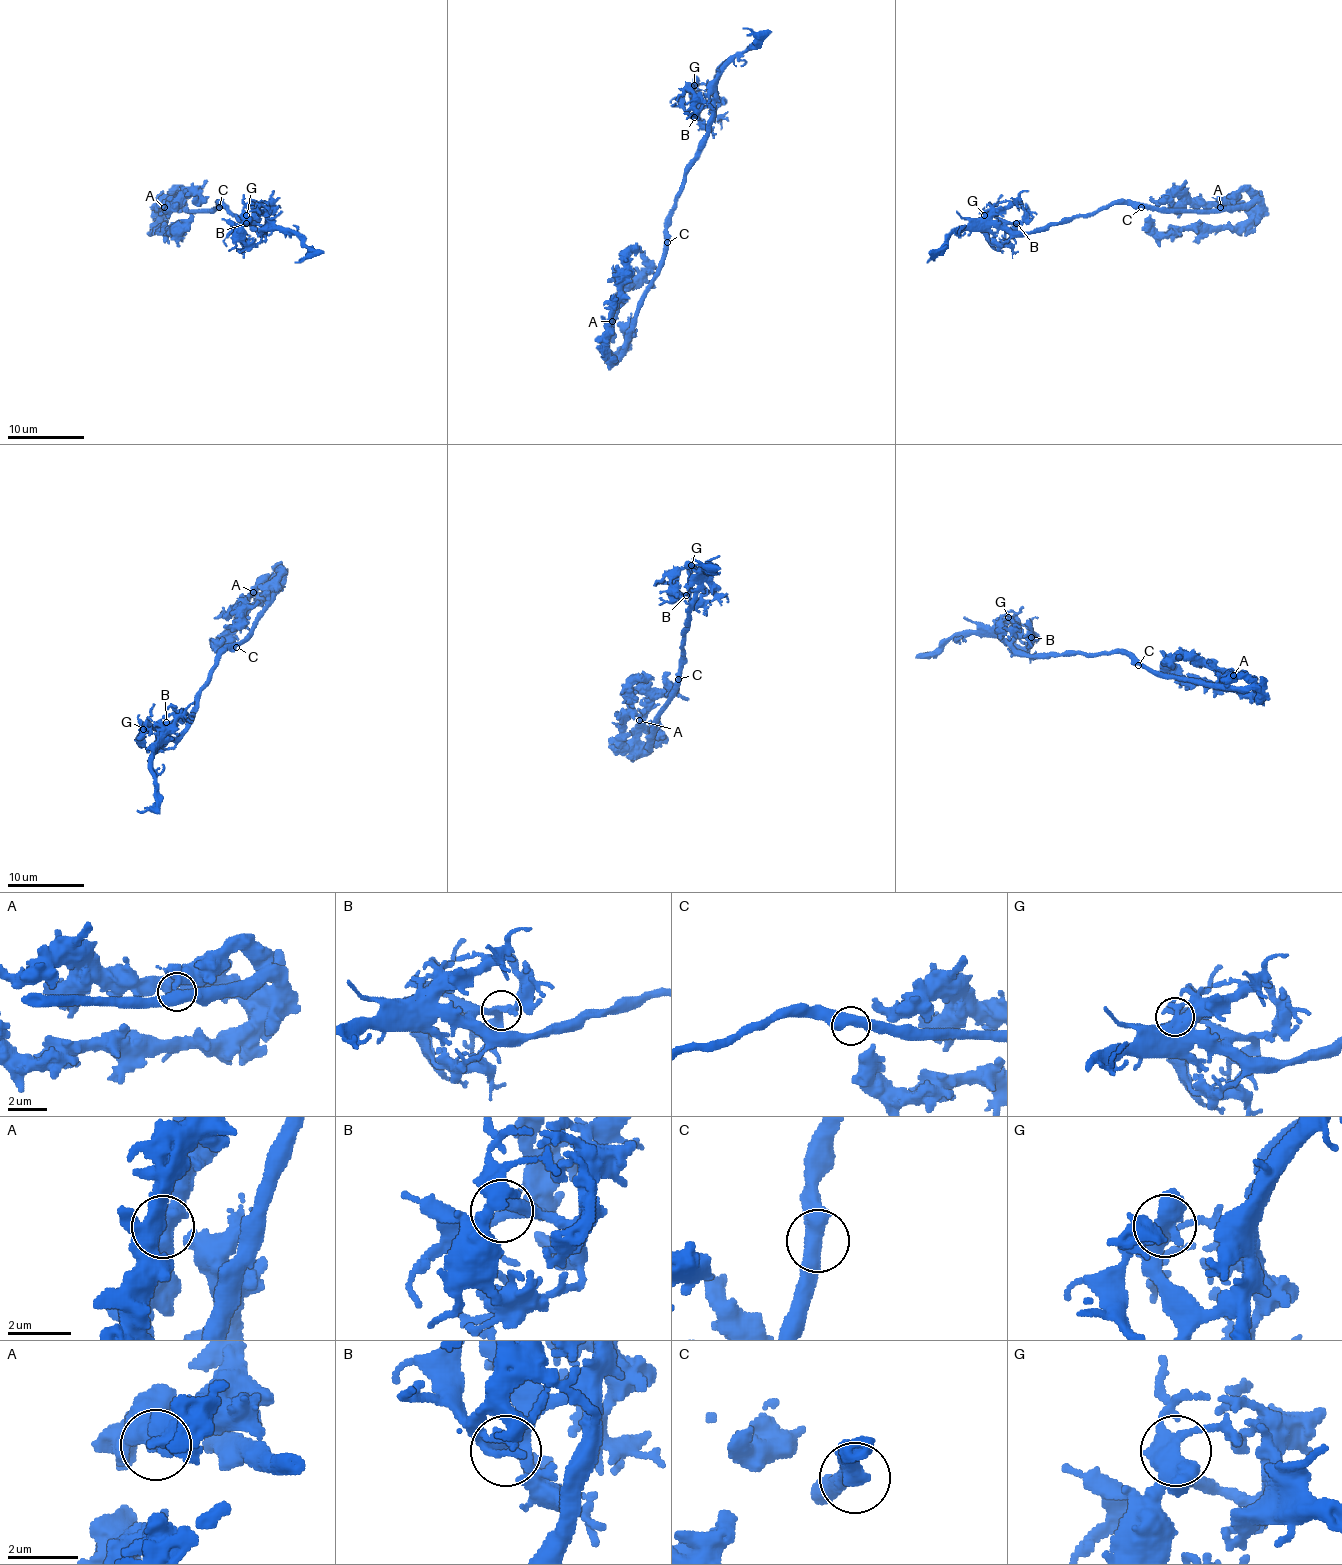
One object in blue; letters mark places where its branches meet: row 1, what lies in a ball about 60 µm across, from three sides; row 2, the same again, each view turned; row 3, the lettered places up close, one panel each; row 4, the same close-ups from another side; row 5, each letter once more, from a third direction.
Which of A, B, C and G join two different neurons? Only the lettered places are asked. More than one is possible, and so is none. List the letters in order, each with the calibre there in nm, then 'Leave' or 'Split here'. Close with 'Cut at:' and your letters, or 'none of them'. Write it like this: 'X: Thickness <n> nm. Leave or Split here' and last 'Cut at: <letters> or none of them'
A: Thickness 440 nm. Leave
B: Thickness 320 nm. Leave
C: Thickness 500 nm. Leave
G: Thickness 480 nm. Leave
Cut at: none of them

